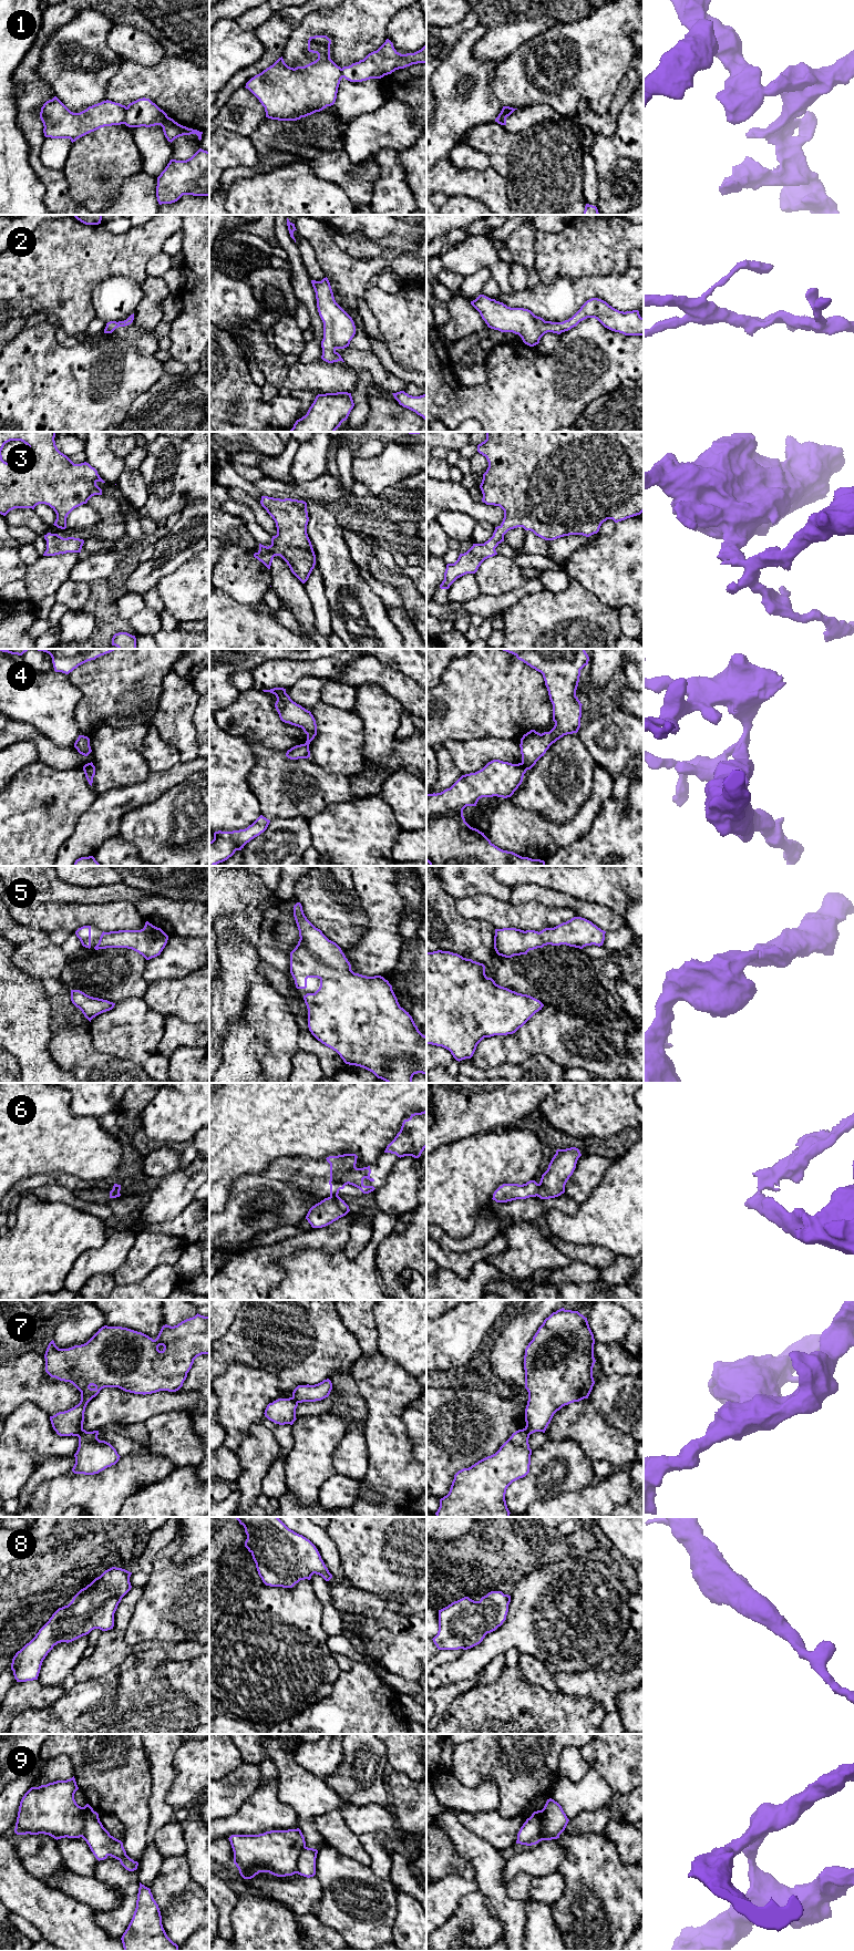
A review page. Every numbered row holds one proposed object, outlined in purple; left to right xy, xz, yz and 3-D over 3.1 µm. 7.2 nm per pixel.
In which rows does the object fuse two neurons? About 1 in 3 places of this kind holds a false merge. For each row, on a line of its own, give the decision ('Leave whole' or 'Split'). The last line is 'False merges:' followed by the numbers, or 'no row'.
1: Split
2: Leave whole
3: Leave whole
4: Split
5: Leave whole
6: Split
7: Split
8: Leave whole
9: Split
False merges: 1, 4, 6, 7, 9

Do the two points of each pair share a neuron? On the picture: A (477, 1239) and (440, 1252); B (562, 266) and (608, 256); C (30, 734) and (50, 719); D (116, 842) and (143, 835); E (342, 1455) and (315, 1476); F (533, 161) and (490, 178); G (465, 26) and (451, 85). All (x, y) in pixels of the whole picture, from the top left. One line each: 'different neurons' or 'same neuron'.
A: different neurons
B: same neuron
C: different neurons
D: different neurons
E: different neurons
F: different neurons
G: different neurons

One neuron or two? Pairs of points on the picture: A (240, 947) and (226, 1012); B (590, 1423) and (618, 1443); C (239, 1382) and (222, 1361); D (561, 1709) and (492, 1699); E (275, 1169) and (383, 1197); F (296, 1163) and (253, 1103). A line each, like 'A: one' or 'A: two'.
A: one
B: one
C: two
D: one
E: two
F: two

